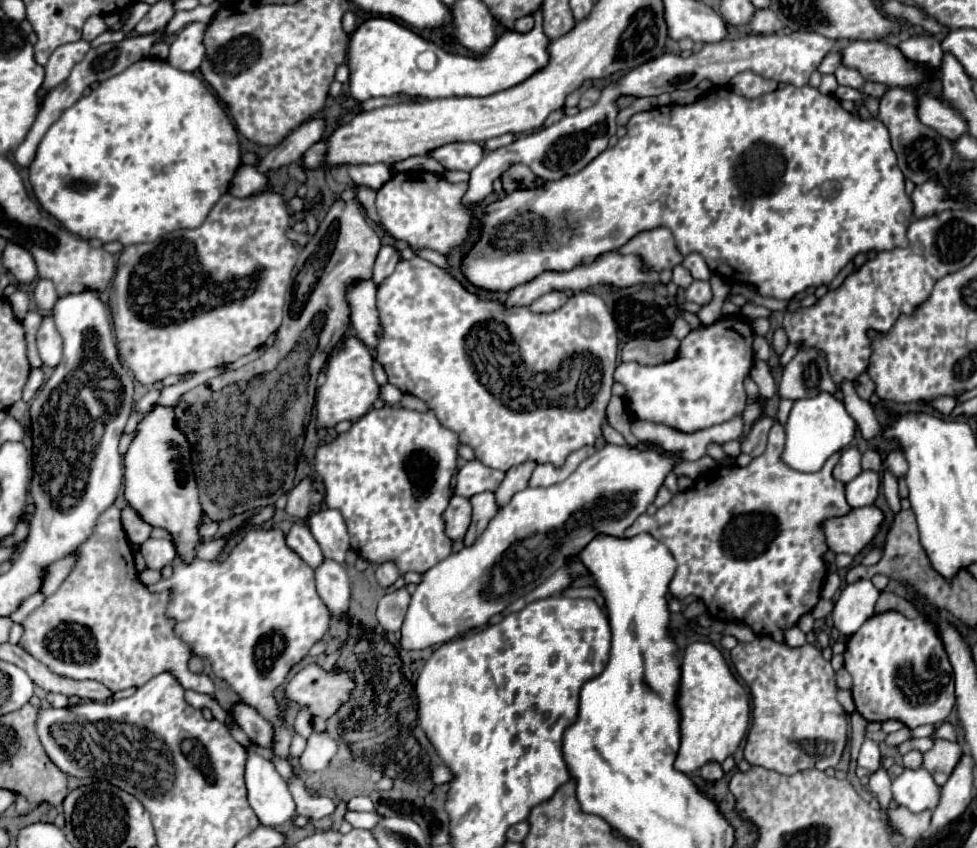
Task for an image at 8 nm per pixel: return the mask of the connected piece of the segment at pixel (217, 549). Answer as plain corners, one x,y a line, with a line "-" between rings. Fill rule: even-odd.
225,537
223,539
215,539
215,541
209,541
209,543
203,543
199,549
197,549
197,557
199,559
207,559
207,561
215,561
221,553
225,545

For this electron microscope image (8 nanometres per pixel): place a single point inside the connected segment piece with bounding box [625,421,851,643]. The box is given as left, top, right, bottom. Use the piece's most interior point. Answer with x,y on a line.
775,579

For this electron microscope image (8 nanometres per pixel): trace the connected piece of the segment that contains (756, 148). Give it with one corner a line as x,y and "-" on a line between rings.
787,85
783,89
761,95
757,99
745,99
735,95
731,89
721,89
703,95
699,101
691,105
665,105
645,113
637,113
627,123
627,135
619,139
615,147
609,147
601,155
597,155
579,173
561,177
557,181
549,181
537,189
513,191
489,203
483,217
481,239
473,245
473,249
463,259
463,273
475,287
489,289
489,291
511,291
513,287
535,279
543,271
569,271
581,263
589,263
597,259
607,251
619,249
641,231
663,225
671,229
677,249
681,251
683,257
693,251
701,253
709,269
721,275
725,281
755,285
759,289
759,295
763,297
789,301
809,287
829,285
857,253
867,253
871,249
889,251
897,245
905,247
907,243
905,233
911,223
911,217
913,217
913,203
905,193
905,177
897,167
897,155
891,147
889,131
879,119
859,119
853,113
845,111
833,95
823,95
809,85
805,87

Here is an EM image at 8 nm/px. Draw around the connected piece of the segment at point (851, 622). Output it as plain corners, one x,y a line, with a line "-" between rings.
857,581
847,585
841,591
841,597
831,615
833,625
845,635
857,633
859,627
873,615
877,597
879,591
873,587
871,581

